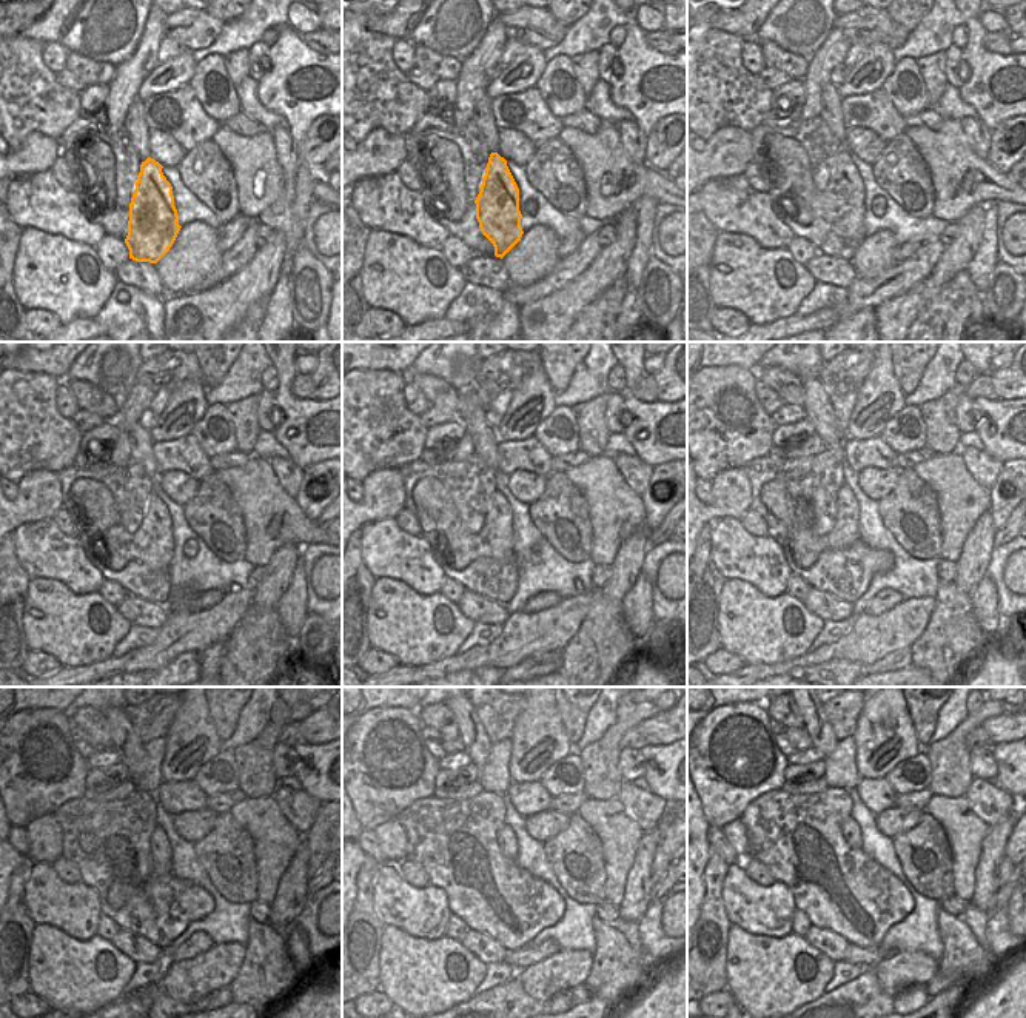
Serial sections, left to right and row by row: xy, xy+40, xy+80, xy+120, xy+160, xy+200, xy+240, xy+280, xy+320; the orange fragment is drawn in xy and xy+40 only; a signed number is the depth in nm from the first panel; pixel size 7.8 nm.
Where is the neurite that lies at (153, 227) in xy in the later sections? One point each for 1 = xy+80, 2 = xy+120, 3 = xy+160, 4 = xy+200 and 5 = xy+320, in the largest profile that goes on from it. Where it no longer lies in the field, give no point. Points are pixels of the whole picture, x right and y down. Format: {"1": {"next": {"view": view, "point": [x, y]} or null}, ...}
{"1": {"next": {"view": "xy+80", "point": [841, 204]}}, "2": {"next": {"view": "xy+120", "point": [151, 544]}}, "3": {"next": {"view": "xy+160", "point": [495, 539]}}, "4": {"next": {"view": "xy+200", "point": [844, 533]}}, "5": {"next": {"view": "xy+320", "point": [851, 832]}}}

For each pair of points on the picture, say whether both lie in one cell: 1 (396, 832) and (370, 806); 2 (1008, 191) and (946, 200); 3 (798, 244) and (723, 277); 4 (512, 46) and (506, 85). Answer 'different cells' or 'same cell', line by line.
1: different cells
2: same cell
3: different cells
4: different cells

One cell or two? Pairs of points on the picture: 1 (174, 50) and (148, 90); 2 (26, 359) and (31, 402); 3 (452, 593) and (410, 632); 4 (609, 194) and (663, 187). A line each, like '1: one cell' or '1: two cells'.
1: two cells
2: two cells
3: two cells
4: one cell

